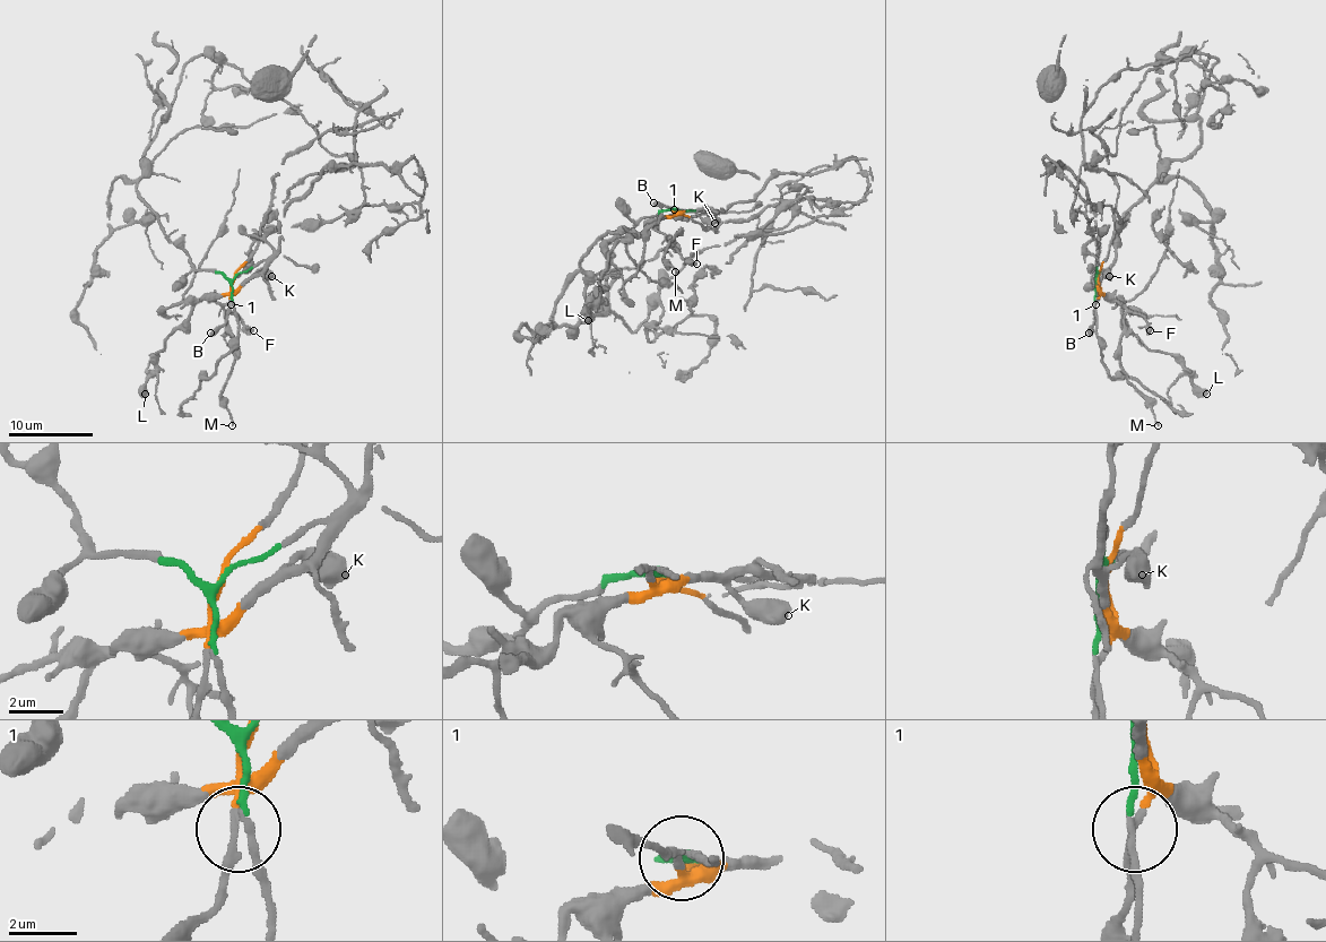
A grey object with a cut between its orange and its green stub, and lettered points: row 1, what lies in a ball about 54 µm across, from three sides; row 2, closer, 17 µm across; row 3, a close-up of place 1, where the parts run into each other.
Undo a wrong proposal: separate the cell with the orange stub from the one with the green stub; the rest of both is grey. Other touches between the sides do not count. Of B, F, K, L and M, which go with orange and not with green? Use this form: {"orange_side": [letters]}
{"orange_side": ["B", "F", "K", "L", "M"]}

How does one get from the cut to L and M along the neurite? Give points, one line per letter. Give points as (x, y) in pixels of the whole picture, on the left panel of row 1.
L: (234, 278), (226, 293), (209, 293), (194, 304), (165, 339), (144, 395)
M: (234, 278), (216, 300), (234, 344), (234, 365), (222, 392), (233, 426)

